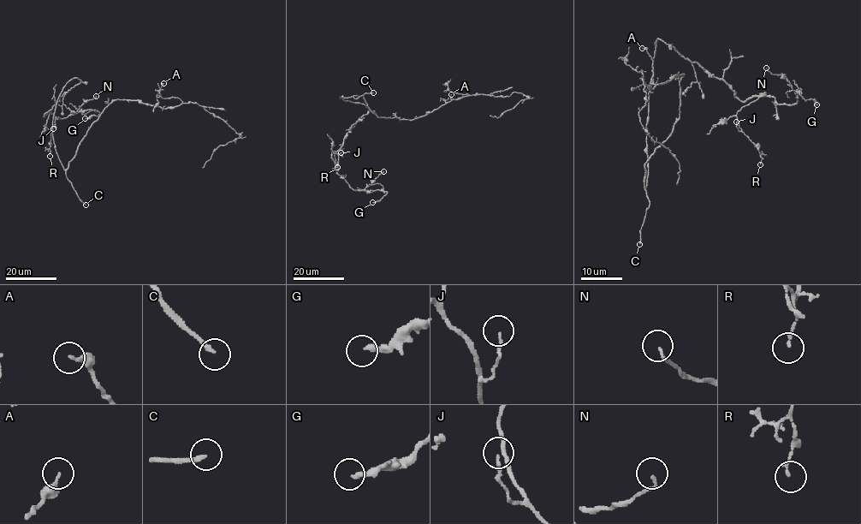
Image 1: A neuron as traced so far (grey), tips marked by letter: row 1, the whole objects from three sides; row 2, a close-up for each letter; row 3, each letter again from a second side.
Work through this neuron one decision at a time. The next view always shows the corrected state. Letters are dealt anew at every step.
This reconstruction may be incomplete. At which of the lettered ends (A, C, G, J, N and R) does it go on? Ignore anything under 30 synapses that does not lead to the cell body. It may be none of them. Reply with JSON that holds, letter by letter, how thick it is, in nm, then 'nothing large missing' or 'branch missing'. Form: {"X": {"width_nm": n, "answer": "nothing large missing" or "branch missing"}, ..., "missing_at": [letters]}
{"A": {"width_nm": 280, "answer": "nothing large missing"}, "C": {"width_nm": 200, "answer": "branch missing"}, "G": {"width_nm": 240, "answer": "nothing large missing"}, "J": {"width_nm": 110, "answer": "nothing large missing"}, "N": {"width_nm": 120, "answer": "nothing large missing"}, "R": {"width_nm": 150, "answer": "nothing large missing"}, "missing_at": ["C"]}

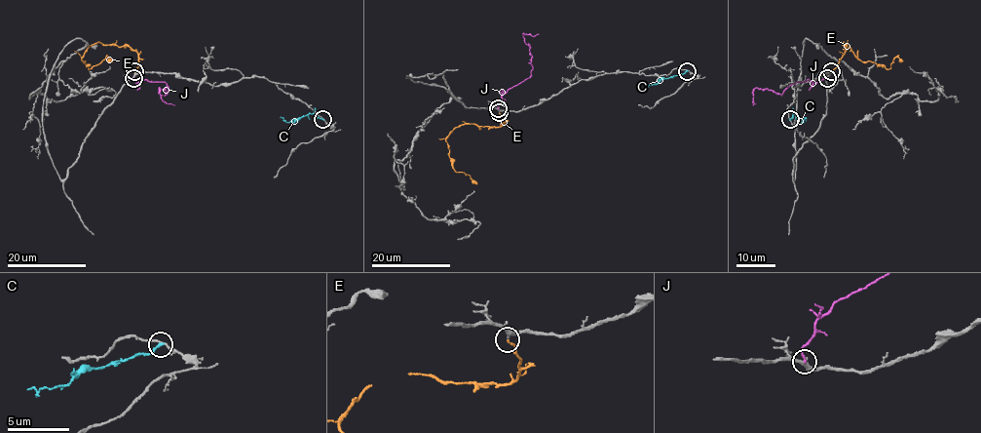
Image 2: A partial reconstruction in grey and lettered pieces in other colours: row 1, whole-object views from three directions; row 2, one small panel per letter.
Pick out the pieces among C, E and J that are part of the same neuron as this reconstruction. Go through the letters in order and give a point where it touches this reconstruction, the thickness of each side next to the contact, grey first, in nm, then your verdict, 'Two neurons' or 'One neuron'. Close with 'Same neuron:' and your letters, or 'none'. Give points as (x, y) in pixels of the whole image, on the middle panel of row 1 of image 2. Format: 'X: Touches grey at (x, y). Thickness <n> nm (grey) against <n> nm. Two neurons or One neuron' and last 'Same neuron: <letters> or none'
C: Touches grey at (687, 71). Thickness 180 nm (grey) against 220 nm. Two neurons
E: Touches grey at (499, 112). Thickness 280 nm (grey) against 160 nm. One neuron
J: Touches grey at (498, 108). Thickness 280 nm (grey) against 180 nm. Two neurons
Same neuron: E

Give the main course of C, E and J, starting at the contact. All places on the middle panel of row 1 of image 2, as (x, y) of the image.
C: (687, 71), (644, 85)
E: (499, 112), (504, 118), (500, 126), (461, 124), (446, 141), (454, 170), (465, 173), (476, 184)
J: (498, 108), (501, 97), (531, 75), (532, 55), (524, 34), (539, 34)

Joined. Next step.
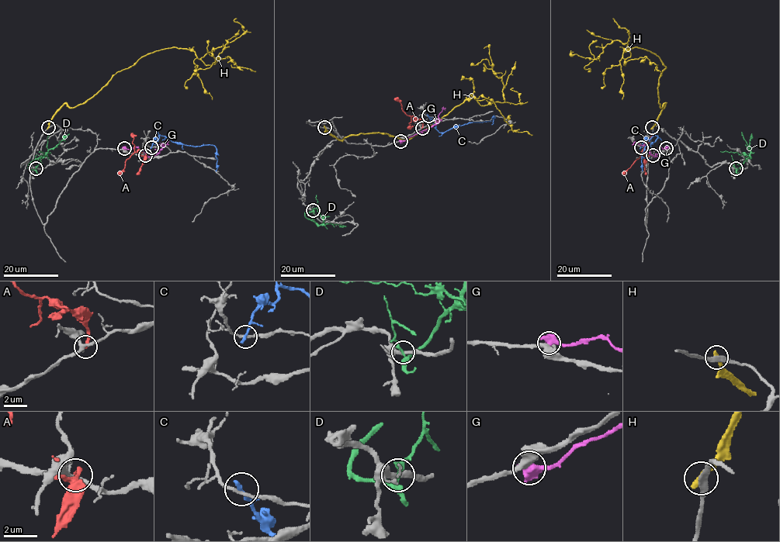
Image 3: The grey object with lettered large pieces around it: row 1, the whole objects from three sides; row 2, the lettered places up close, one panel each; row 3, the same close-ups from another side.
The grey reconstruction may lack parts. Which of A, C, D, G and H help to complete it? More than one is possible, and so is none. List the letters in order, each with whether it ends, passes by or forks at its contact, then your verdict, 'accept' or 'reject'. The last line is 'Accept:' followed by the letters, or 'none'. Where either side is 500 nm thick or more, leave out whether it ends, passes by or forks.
A: it ends there; reject
C: it ends there; reject
D: it forks there; reject
G: reject
H: it ends there; reject
Accept: none

